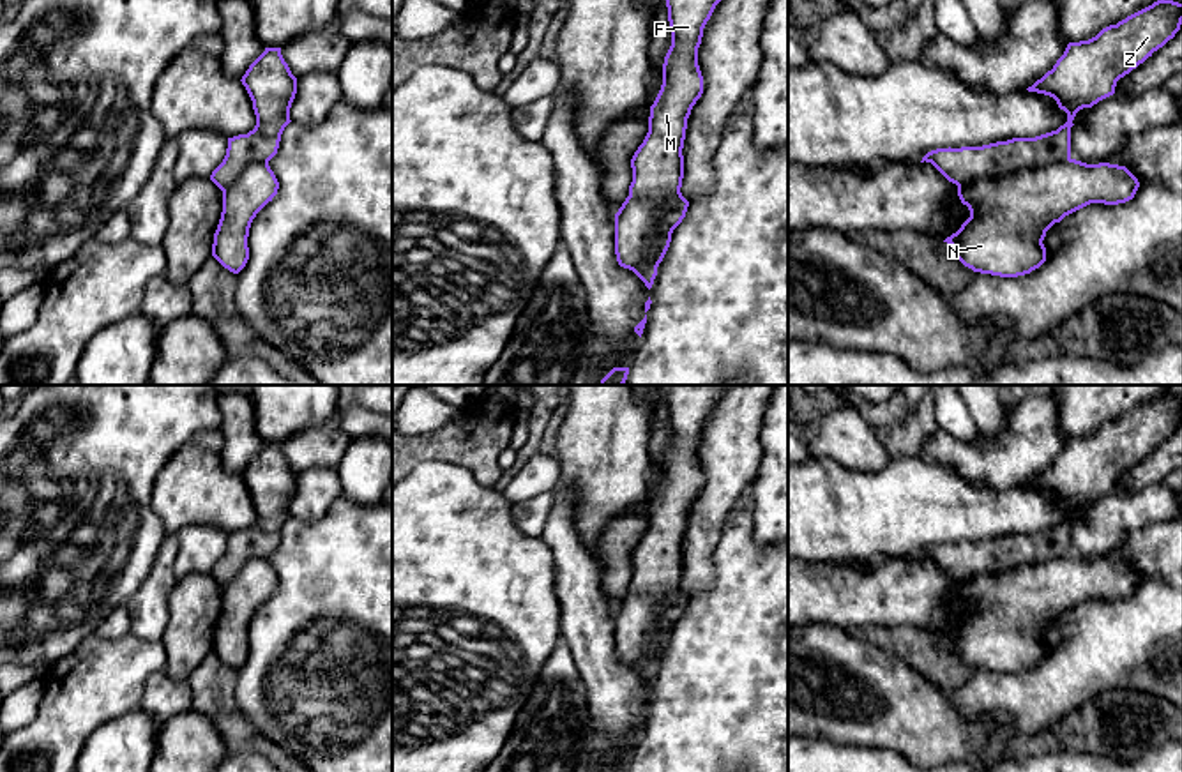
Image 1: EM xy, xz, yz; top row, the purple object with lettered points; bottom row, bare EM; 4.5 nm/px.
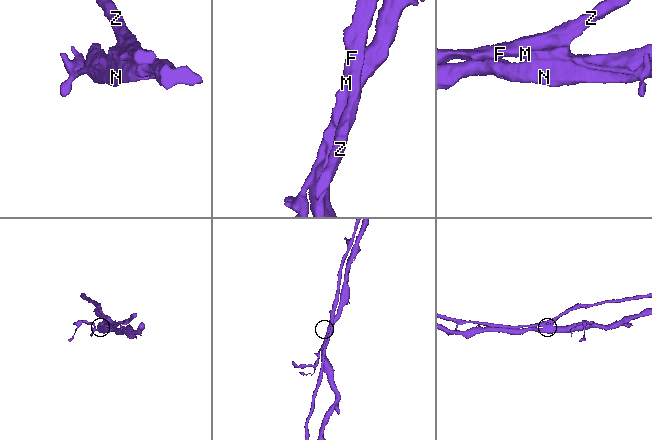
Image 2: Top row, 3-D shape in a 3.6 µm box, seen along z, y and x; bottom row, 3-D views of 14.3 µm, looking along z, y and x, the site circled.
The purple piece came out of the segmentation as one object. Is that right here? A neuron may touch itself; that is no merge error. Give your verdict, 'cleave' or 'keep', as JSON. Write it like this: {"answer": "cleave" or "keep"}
{"answer": "keep"}

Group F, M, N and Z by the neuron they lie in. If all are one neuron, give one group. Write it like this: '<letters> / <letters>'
F M N Z

